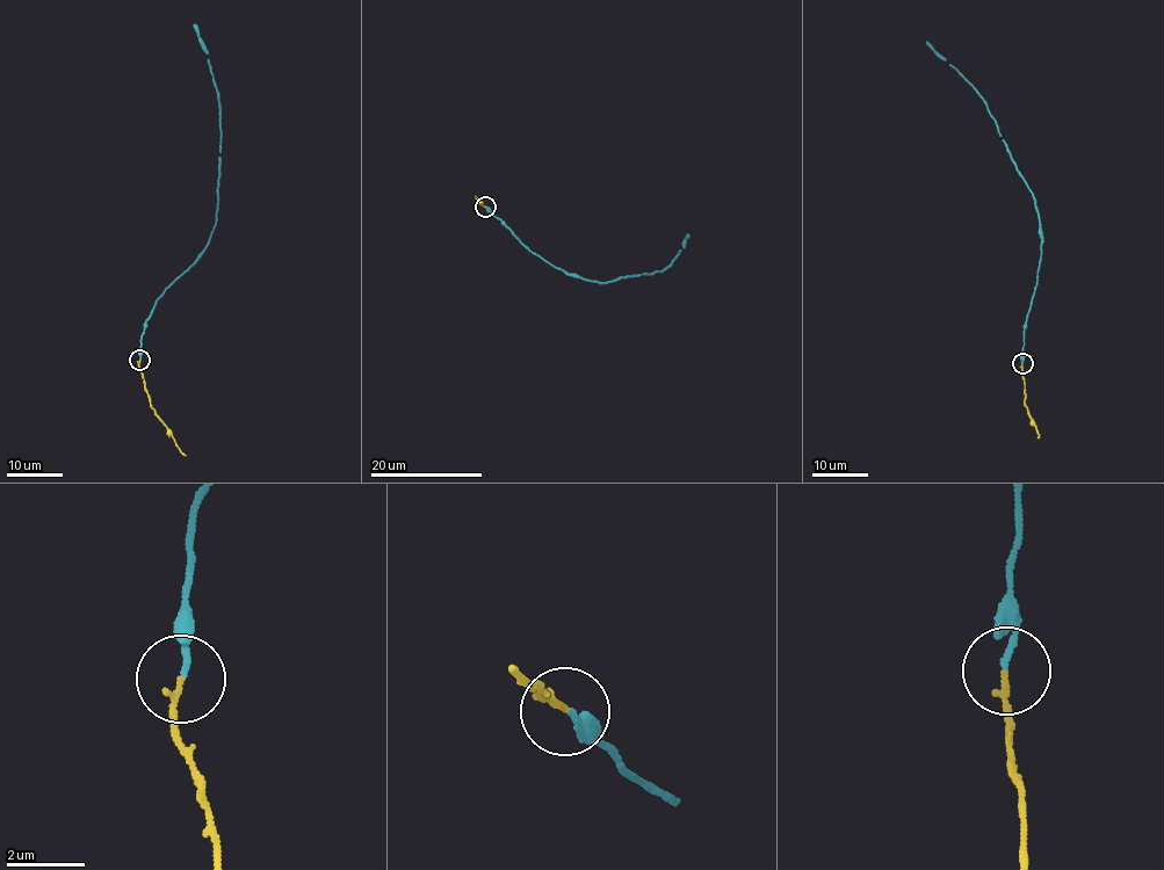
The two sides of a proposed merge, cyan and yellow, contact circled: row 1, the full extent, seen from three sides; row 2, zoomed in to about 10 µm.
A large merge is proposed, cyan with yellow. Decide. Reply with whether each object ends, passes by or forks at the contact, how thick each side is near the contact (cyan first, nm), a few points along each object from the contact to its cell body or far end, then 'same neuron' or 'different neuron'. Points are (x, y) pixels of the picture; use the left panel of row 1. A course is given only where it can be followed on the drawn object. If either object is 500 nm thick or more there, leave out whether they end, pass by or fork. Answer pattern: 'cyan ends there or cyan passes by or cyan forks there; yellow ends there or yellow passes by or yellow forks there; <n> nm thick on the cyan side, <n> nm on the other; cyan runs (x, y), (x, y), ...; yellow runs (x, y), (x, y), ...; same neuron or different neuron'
cyan ends there; yellow ends there; 130 nm thick on the cyan side, 150 nm on the other; cyan runs (141, 360), (144, 324), (154, 301), (205, 247), (218, 202), (221, 110), (202, 41), (194, 24); yellow runs (141, 360), (138, 369), (150, 406), (186, 455); same neuron

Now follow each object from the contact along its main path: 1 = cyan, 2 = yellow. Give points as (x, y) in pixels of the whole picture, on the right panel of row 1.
1: (1022, 363), (1024, 325), (1042, 241), (1035, 200), (984, 100), (926, 42)
2: (1022, 363), (1024, 405), (1038, 437)

